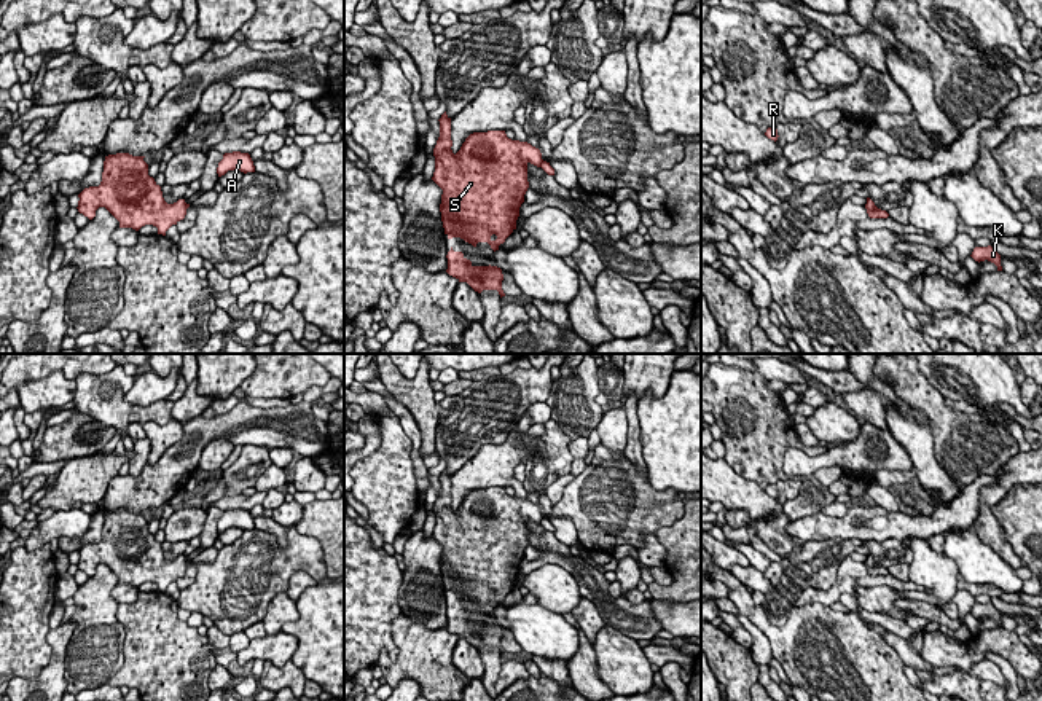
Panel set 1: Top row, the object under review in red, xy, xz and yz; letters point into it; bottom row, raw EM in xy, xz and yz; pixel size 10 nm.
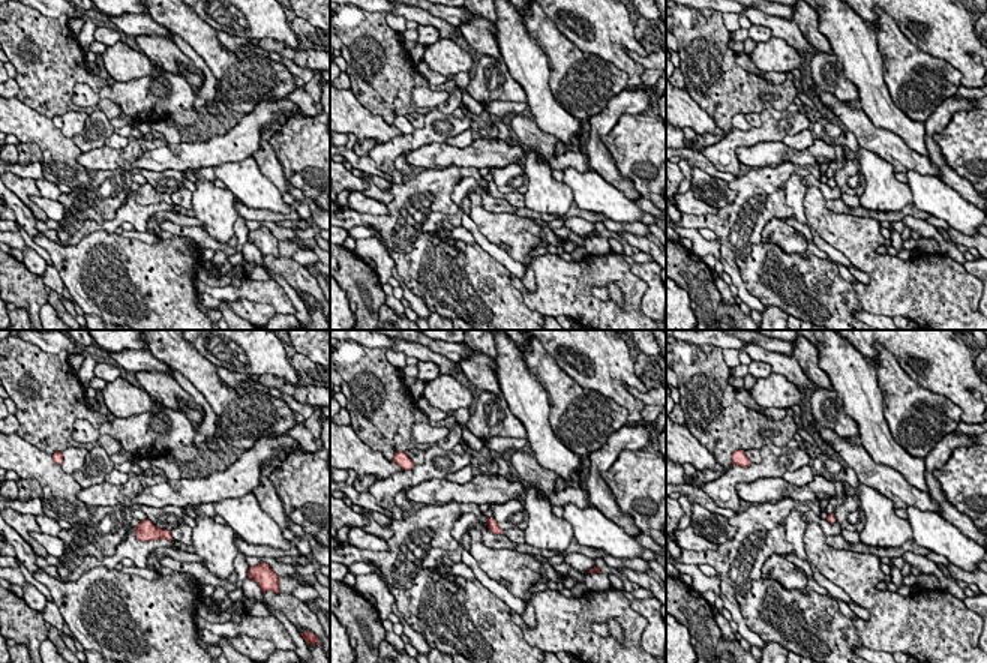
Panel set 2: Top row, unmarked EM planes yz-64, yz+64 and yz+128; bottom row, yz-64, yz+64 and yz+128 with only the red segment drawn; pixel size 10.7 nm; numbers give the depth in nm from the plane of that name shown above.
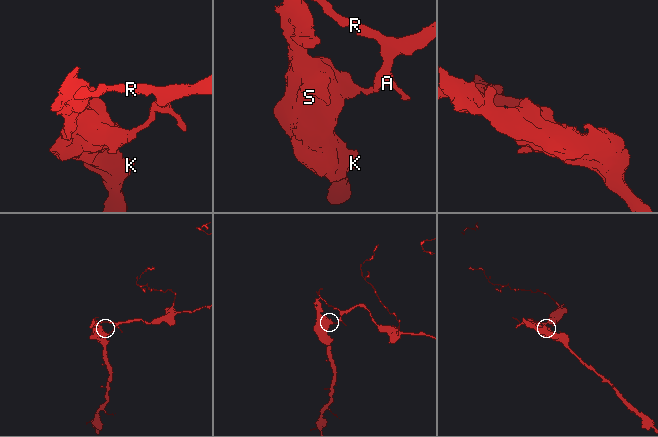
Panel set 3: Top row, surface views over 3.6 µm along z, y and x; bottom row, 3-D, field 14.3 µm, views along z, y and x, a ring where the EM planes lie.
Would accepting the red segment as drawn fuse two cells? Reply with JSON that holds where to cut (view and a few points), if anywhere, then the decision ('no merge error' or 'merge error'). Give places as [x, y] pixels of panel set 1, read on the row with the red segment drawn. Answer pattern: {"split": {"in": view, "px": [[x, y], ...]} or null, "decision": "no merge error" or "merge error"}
{"split": {"in": "yz", "px": [[865, 206], [877, 209]]}, "decision": "merge error"}

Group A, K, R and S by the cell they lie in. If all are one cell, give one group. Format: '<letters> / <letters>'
A R / K S

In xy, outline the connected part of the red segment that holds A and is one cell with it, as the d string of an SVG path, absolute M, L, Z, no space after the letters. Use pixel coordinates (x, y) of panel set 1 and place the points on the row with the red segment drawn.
M233 151L223 155L223 159L218 163L217 174L221 177L228 170L241 170L247 174L255 172L255 166L249 153Z

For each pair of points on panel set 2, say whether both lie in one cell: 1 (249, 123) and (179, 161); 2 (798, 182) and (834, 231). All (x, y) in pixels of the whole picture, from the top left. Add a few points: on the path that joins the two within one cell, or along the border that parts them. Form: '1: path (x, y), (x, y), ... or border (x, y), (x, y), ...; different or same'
1: path (231, 141), (213, 153), (197, 155); same
2: border (807, 185), (804, 218), (810, 225); different

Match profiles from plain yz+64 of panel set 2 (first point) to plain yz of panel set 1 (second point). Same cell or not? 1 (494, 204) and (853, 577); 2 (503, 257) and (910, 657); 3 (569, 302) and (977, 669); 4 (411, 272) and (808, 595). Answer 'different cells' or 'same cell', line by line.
1: same cell
2: same cell
3: different cells
4: different cells

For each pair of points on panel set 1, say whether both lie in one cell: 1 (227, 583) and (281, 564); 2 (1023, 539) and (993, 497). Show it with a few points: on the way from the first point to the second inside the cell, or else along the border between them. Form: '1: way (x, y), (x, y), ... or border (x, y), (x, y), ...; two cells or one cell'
1: way (239, 582), (254, 569), (268, 567); one cell
2: border (1025, 483), (1015, 483), (991, 507), (1007, 539); two cells

